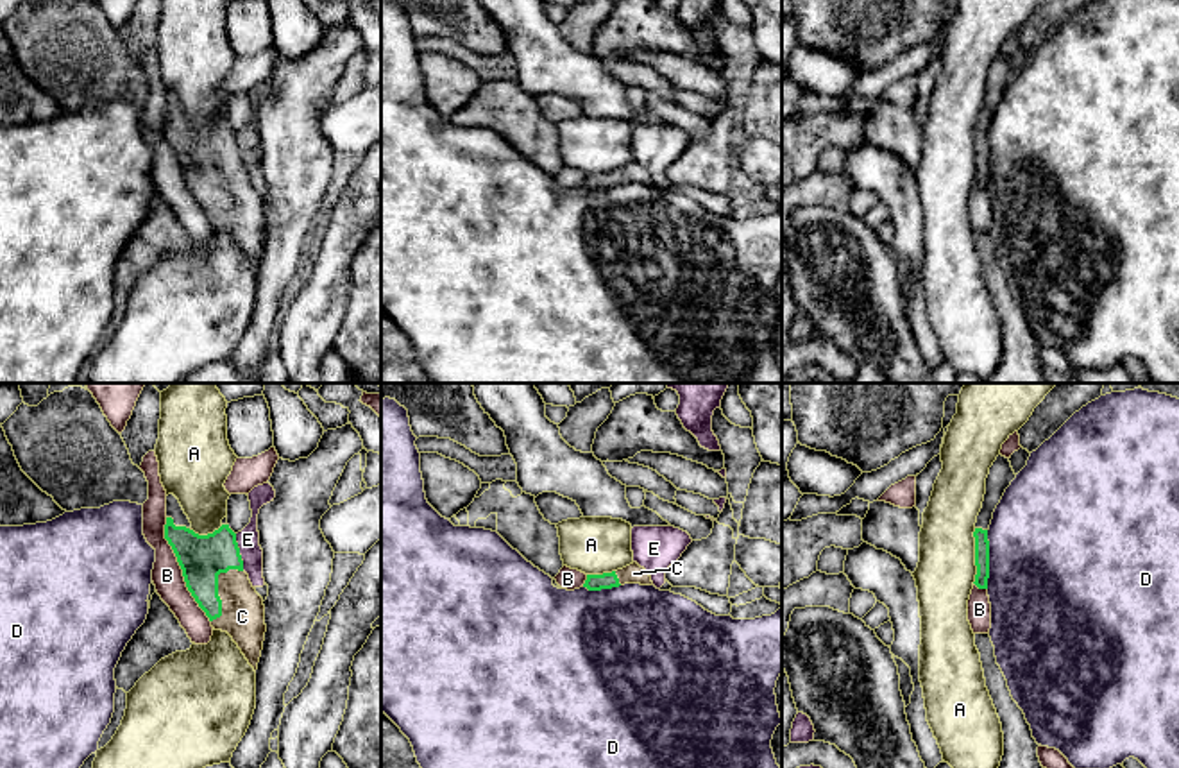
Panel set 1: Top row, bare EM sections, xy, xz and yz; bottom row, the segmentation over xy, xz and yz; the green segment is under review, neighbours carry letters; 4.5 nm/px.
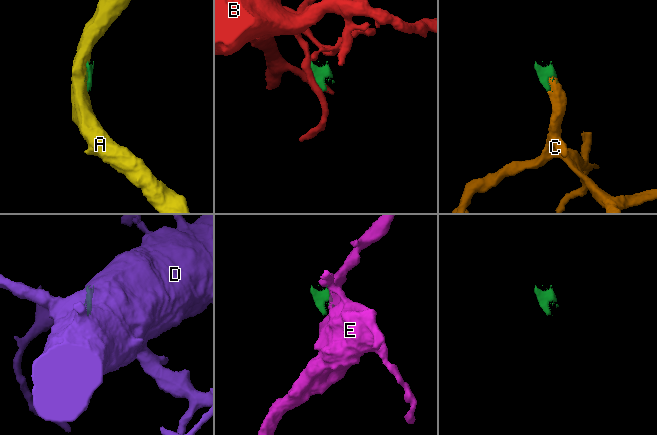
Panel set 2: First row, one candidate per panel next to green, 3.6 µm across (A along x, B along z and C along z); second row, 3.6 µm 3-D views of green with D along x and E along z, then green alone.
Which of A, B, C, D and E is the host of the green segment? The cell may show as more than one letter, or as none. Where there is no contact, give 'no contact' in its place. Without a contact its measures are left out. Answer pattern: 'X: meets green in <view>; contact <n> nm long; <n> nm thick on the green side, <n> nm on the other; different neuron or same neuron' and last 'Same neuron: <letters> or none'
A: meets green in yz; contact 240 nm long; 60 nm thick on the green side, 260 nm on the other; different neuron
B: meets green in xy; contact 500 nm long; 200 nm thick on the green side, 140 nm on the other; different neuron
C: meets green in xy; contact 280 nm long; 200 nm thick on the green side, 190 nm on the other; same neuron
D: meets green in yz; contact 260 nm long; 60 nm thick on the green side, 500 nm on the other; different neuron
E: meets green in xy; contact 170 nm long; 200 nm thick on the green side, 100 nm on the other; different neuron
Same neuron: C

